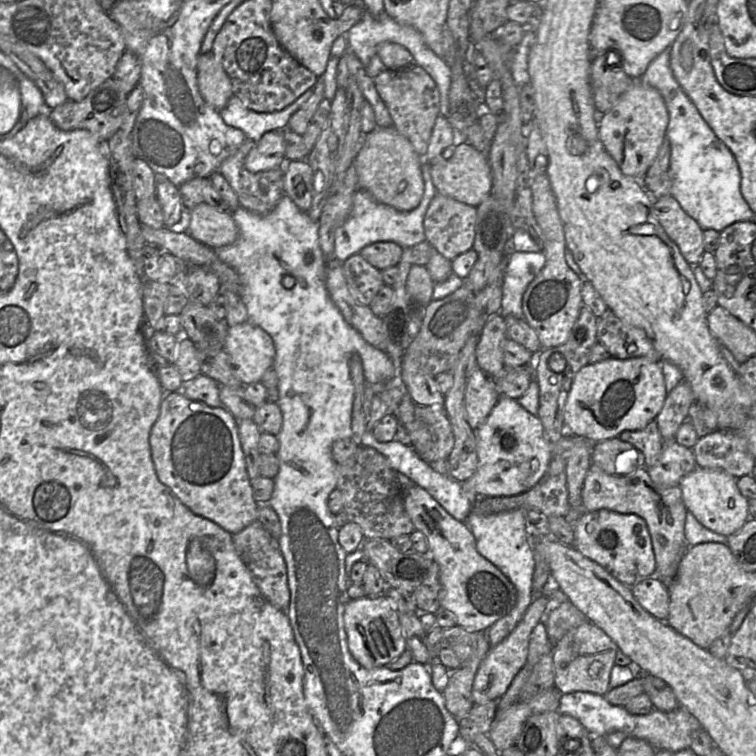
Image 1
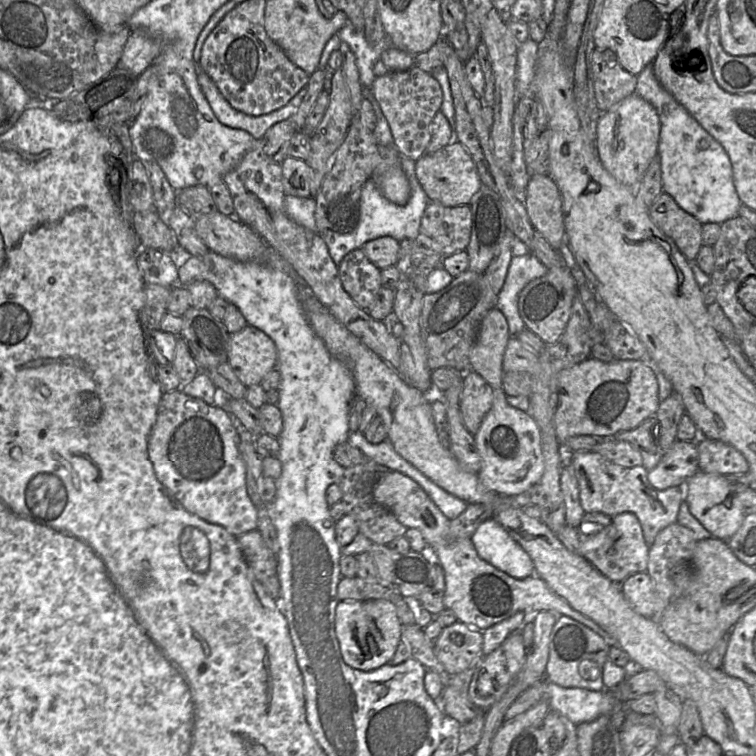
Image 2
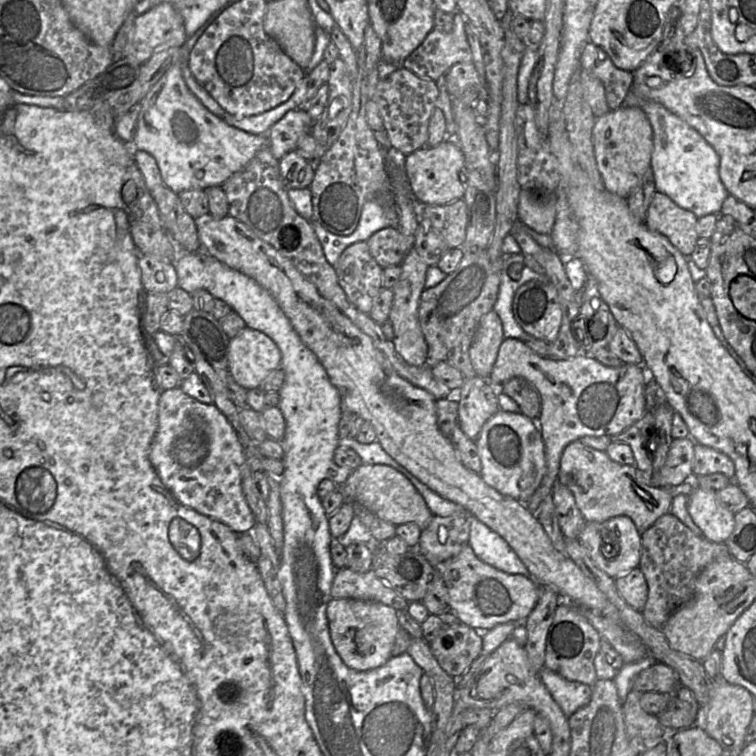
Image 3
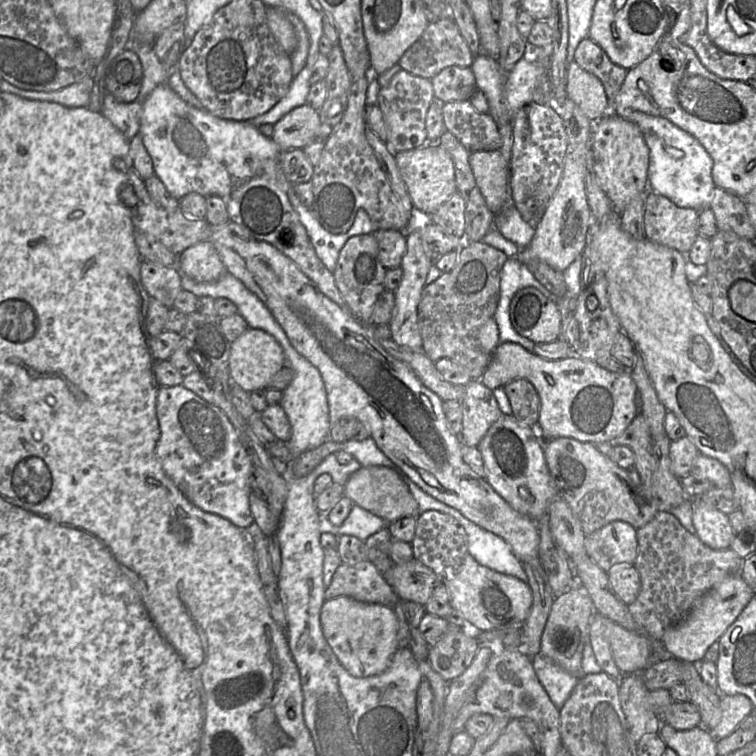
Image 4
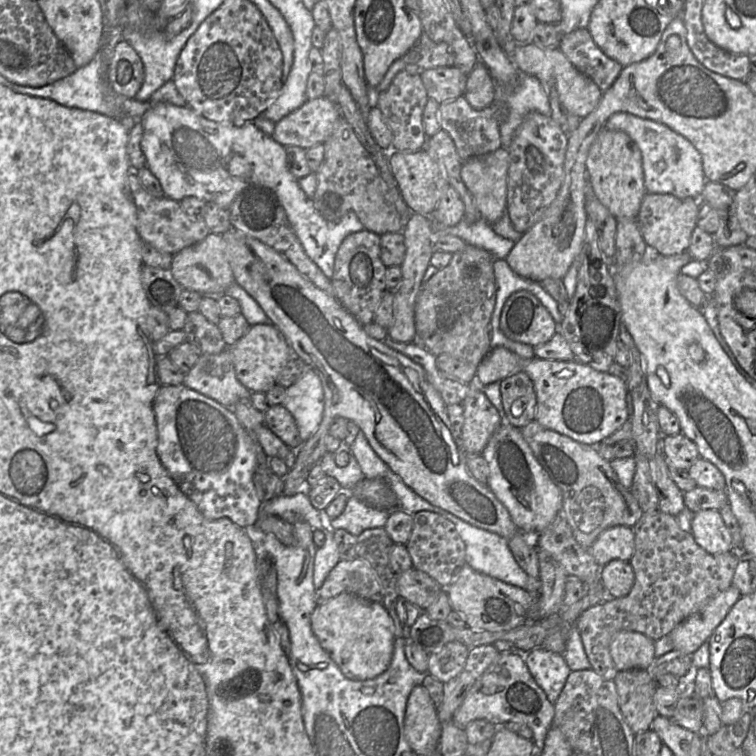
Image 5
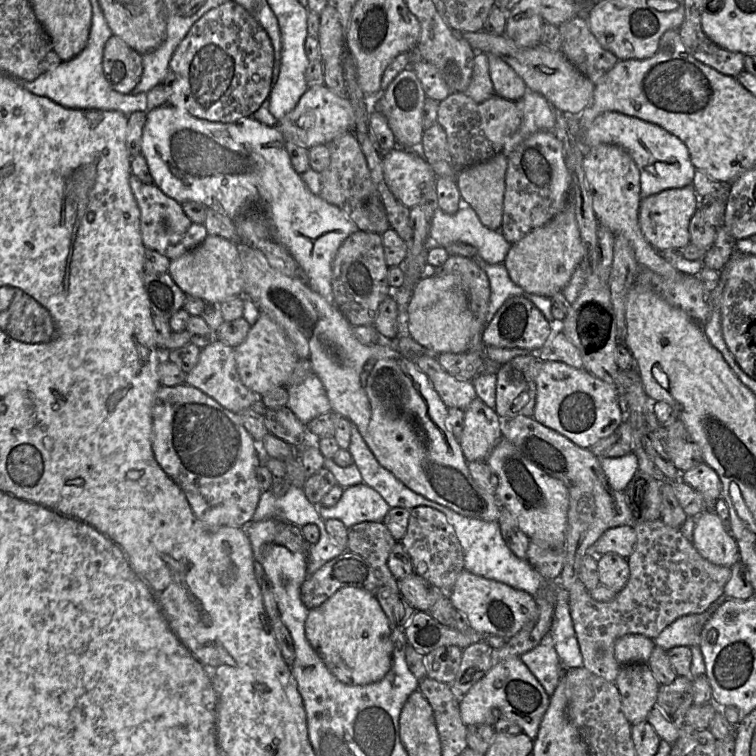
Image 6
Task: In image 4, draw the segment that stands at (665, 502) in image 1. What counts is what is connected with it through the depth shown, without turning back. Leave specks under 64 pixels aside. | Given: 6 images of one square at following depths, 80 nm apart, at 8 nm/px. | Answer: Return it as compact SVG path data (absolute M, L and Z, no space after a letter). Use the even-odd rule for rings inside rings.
M559 437L543 441L543 450L548 470L557 487L559 496L571 508L585 536L617 520L627 522L635 529L639 529L661 510L661 503L655 496L653 486L651 489L646 489L642 485L634 485L629 478L627 469L616 465L608 456L598 451L596 445L573 438Z

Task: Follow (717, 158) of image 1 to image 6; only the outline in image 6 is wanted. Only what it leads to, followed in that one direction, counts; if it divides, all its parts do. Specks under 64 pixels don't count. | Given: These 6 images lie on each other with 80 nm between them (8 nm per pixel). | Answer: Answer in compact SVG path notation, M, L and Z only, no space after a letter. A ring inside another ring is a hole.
M605 112L596 117L590 126L581 126L578 116L564 113L571 134L589 150L599 144L618 145L625 149L640 172L640 196L645 199L665 189L683 188L693 184L696 168L693 166L687 146L662 127L619 112Z

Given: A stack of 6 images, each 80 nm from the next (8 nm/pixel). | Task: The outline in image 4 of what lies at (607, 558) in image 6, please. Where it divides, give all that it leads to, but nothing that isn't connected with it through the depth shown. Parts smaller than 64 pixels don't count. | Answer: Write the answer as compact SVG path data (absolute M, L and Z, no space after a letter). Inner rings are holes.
M616 564L607 572L609 583L618 598L629 605L640 591L640 576L633 564Z

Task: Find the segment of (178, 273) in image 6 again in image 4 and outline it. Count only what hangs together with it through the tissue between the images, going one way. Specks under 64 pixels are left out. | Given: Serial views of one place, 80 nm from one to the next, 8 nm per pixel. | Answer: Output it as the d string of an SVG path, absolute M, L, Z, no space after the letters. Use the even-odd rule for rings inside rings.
M210 240L200 241L178 255L177 268L197 282L215 282L227 272Z

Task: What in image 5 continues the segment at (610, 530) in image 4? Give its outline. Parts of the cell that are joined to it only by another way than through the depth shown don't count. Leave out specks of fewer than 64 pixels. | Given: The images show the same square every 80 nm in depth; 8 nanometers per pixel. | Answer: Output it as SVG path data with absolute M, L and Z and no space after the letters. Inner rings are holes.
M617 525L604 530L589 548L600 567L614 559L630 561L635 550L635 534L629 526Z

